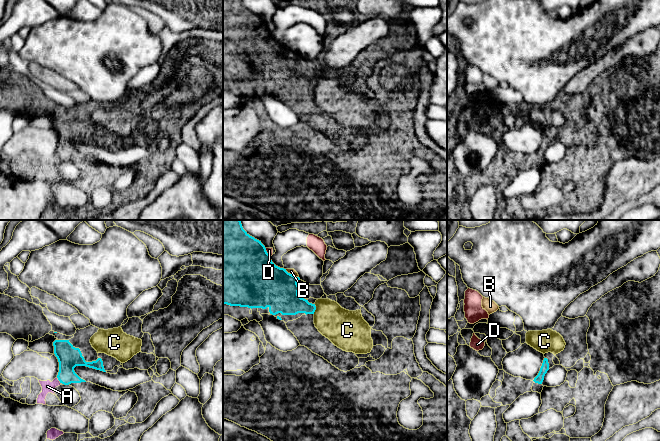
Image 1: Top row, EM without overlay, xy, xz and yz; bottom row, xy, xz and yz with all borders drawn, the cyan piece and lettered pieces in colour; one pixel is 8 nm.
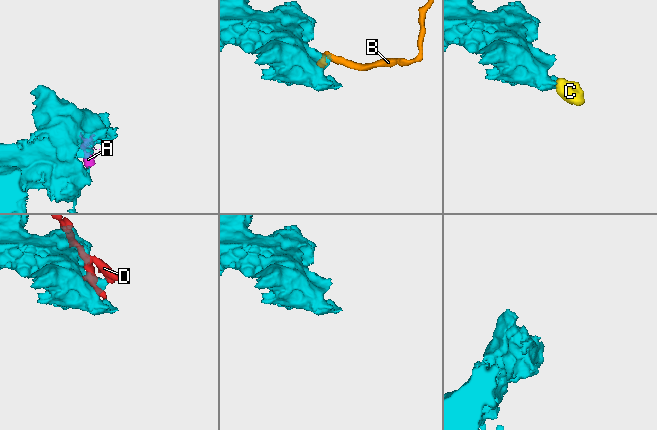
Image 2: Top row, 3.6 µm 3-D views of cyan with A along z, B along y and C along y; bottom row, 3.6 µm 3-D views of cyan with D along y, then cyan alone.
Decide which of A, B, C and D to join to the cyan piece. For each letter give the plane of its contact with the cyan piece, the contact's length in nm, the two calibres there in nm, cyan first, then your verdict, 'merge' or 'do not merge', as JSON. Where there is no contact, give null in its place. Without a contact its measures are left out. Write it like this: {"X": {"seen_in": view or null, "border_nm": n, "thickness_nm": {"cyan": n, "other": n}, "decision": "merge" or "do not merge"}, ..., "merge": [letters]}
{"A": {"seen_in": "xy", "border_nm": 70, "thickness_nm": {"cyan": 180, "other": 100}, "decision": "do not merge"}, "B": {"seen_in": "xz", "border_nm": 130, "thickness_nm": {"cyan": 380, "other": 50}, "decision": "do not merge"}, "C": {"seen_in": "xz", "border_nm": 80, "thickness_nm": {"cyan": 220, "other": 280}, "decision": "do not merge"}, "D": {"seen_in": "xz", "border_nm": 80, "thickness_nm": {"cyan": 500, "other": 50}, "decision": "do not merge"}, "merge": []}

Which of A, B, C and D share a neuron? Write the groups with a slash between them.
A C / B / D

